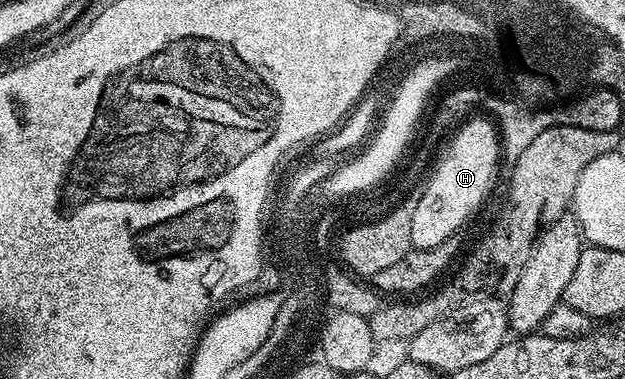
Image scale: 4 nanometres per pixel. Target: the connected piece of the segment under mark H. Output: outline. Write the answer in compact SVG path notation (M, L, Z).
M475 115L466 120L463 133L459 133L455 142L447 145L451 151L441 155L435 179L429 183L416 207L414 248L435 248L454 238L458 229L482 207L483 200L490 195L491 184L495 181L495 172L499 169L499 161L501 162L501 138L496 126L486 116L483 117Z

